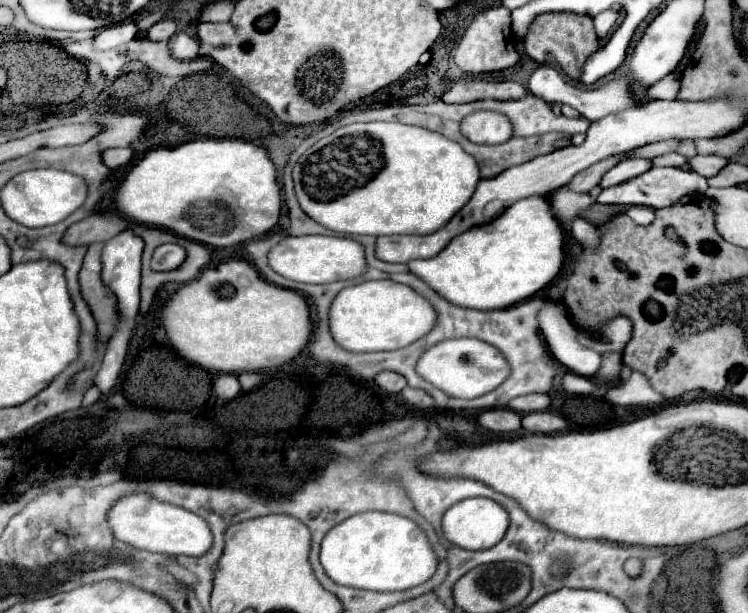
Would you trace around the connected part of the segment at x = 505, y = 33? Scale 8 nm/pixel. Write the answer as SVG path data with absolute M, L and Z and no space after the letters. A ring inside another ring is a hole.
M497 6L479 12L465 30L453 58L463 72L471 72L471 74L497 72L515 66L519 62L519 52L511 42L511 10L507 10L505 6Z

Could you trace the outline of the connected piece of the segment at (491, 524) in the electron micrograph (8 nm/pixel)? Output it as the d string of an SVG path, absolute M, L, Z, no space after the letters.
M467 498L451 506L451 510L447 510L447 514L443 516L445 538L451 544L459 548L467 548L467 550L483 550L483 548L495 546L497 542L503 540L507 528L509 528L507 510L501 504L493 502L491 498Z

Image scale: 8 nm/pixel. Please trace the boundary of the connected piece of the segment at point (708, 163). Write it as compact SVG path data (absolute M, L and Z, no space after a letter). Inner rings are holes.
M695 156L695 158L689 158L691 170L703 174L705 178L711 178L711 176L719 174L721 168L725 168L727 164L729 164L729 160L723 158L723 156Z

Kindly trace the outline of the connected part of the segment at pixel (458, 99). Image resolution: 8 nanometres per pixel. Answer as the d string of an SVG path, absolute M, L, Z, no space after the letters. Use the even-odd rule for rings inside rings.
M461 78L453 84L449 92L443 94L443 100L451 104L461 104L483 98L523 98L523 94L527 94L527 90L517 82L487 82L479 78Z

